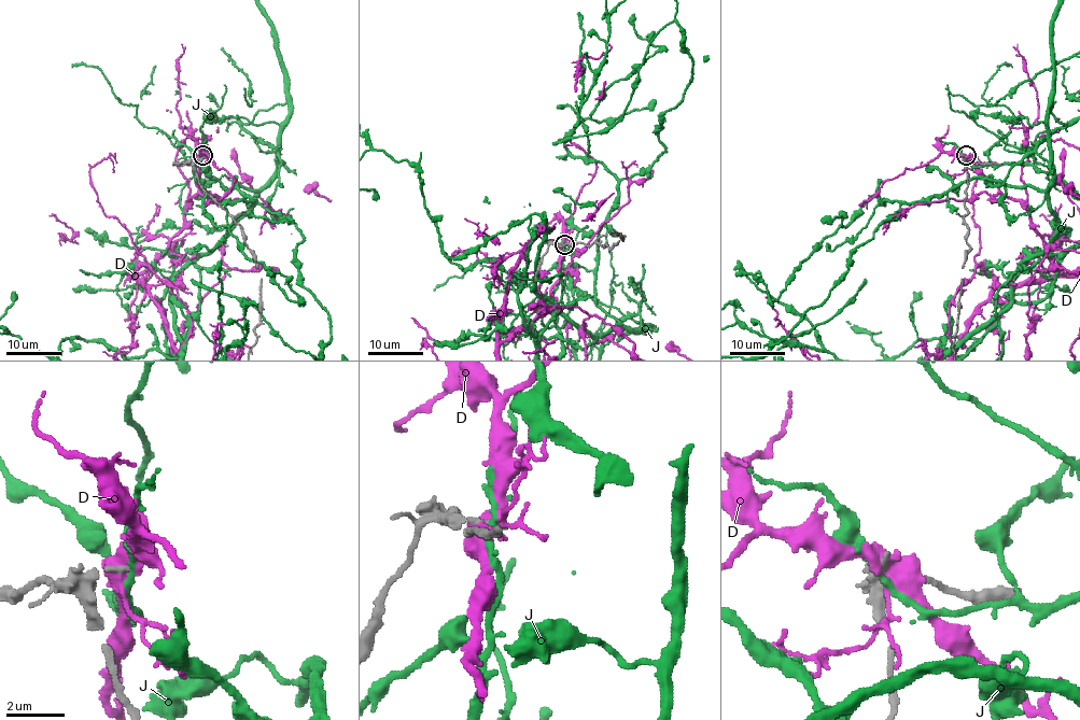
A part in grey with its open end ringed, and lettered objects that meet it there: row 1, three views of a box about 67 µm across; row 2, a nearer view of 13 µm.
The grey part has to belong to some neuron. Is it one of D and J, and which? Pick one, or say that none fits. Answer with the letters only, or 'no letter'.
no letter

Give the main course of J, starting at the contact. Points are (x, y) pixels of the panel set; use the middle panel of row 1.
J: (562, 244), (558, 327), (567, 251), (639, 329), (597, 304), (598, 230), (690, 83), (679, 25), (552, 143)

